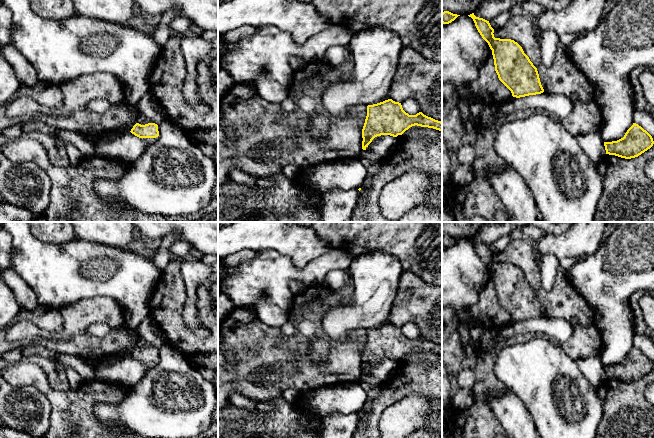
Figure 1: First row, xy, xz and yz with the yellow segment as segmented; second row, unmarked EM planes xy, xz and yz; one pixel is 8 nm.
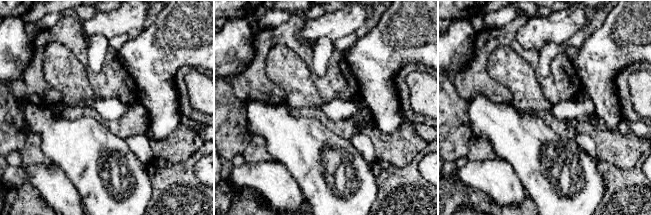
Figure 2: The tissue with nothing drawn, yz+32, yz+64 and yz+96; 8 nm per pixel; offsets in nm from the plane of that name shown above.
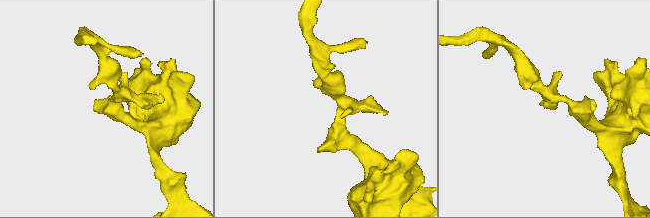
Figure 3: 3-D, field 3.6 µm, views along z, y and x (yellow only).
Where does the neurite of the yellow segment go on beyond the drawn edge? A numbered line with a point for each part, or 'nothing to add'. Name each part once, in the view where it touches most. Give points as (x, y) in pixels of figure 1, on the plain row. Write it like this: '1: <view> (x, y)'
nothing to add

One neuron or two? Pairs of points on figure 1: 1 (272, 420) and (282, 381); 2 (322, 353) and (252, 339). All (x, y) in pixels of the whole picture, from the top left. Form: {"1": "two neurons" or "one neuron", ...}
{"1": "two neurons", "2": "two neurons"}

